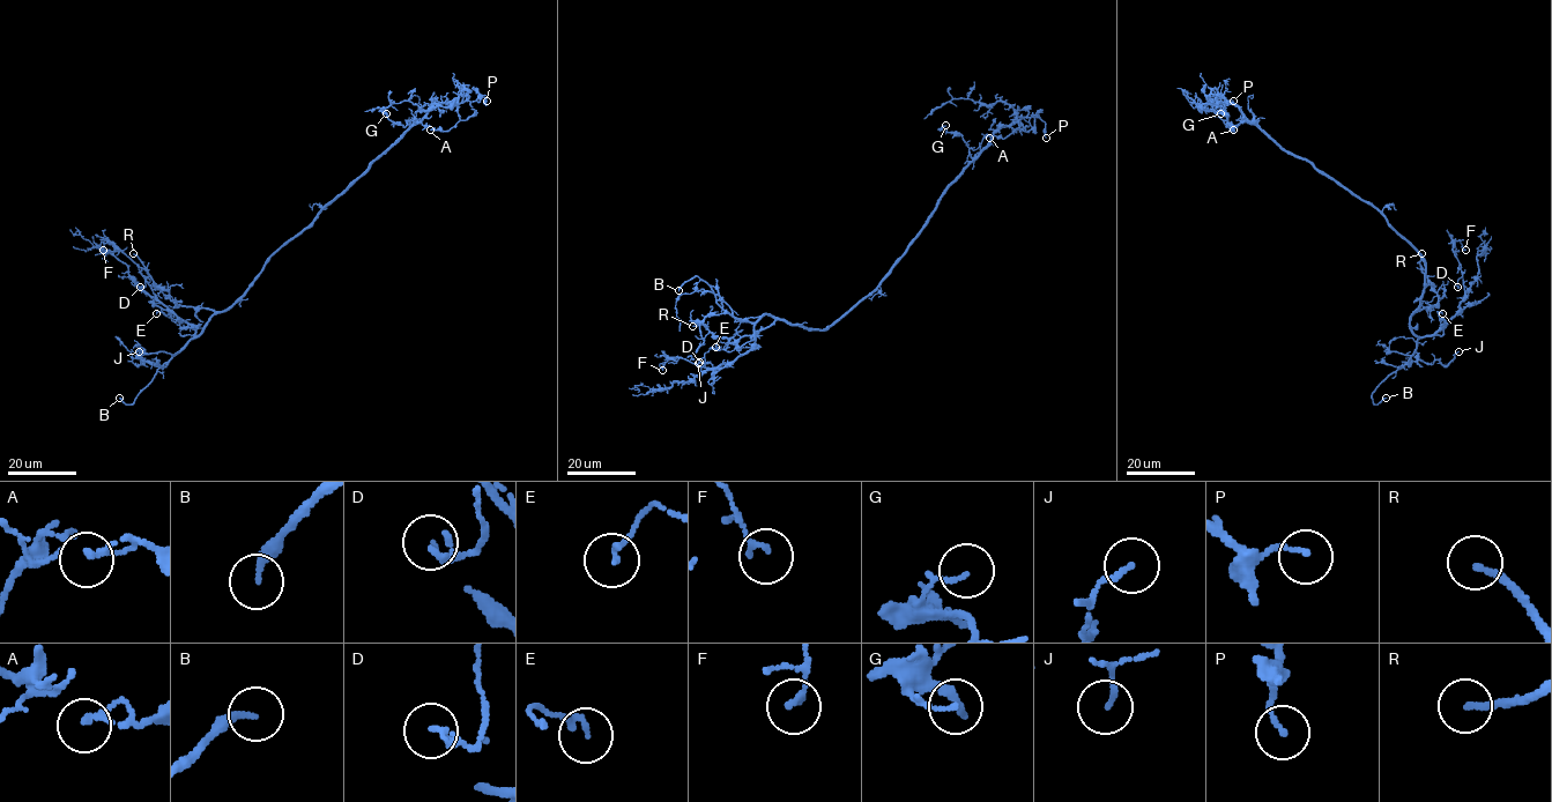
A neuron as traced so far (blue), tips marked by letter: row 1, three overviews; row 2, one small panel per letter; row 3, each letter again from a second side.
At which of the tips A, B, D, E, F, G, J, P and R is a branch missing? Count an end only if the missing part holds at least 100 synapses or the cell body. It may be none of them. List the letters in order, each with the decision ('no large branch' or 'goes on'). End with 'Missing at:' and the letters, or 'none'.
A: no large branch
B: goes on
D: no large branch
E: no large branch
F: no large branch
G: no large branch
J: no large branch
P: no large branch
R: no large branch
Missing at: B

